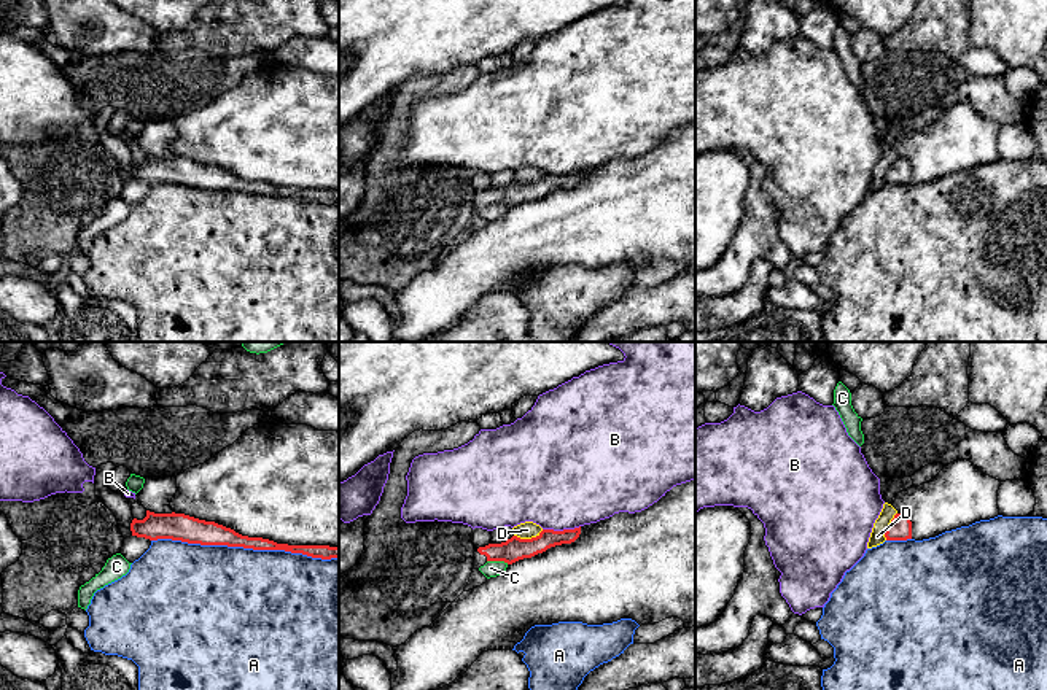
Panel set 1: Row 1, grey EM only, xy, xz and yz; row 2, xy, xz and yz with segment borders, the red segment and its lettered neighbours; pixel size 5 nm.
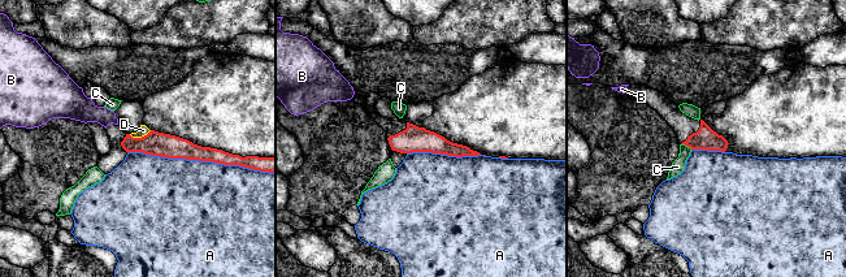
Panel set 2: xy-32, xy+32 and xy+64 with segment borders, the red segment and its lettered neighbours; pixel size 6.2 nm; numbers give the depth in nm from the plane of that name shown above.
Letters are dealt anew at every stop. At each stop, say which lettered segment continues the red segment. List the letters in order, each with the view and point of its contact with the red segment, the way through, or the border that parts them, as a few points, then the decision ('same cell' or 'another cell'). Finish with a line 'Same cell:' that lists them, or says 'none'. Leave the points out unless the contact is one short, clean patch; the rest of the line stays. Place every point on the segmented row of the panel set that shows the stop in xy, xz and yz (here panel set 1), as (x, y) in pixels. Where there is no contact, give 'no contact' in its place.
A: contact xy (245, 547); another cell
B: contact xz (560, 531); another cell
C: contact xz (498, 560); border xz (487, 560), (503, 560), (508, 563); another cell
D: contact xz (529, 539); border xz (543, 530), (530, 538), (514, 536); another cell
Same cell: none

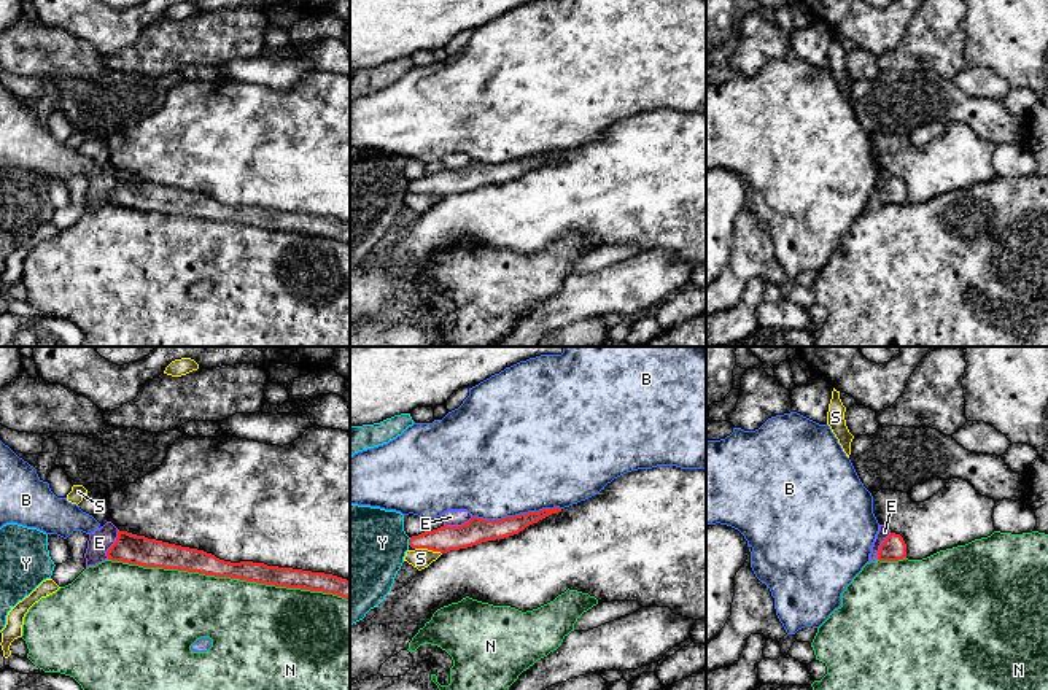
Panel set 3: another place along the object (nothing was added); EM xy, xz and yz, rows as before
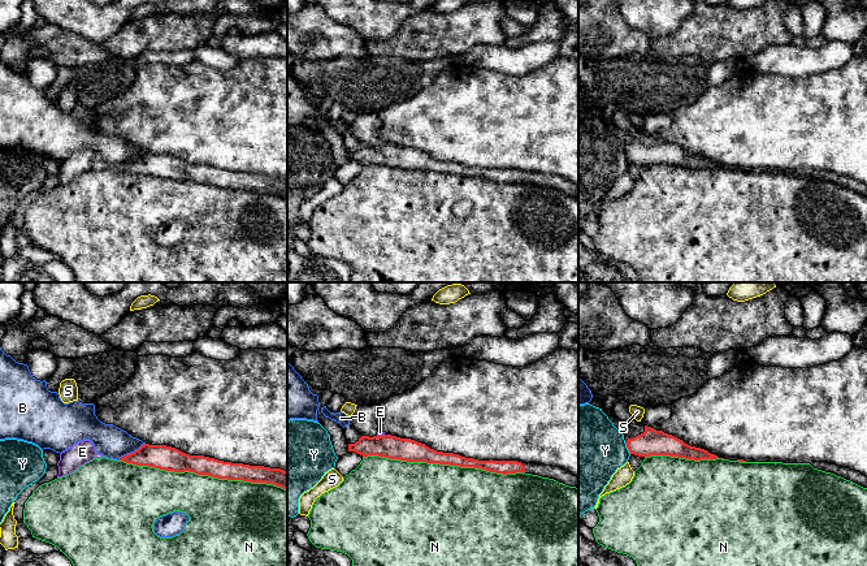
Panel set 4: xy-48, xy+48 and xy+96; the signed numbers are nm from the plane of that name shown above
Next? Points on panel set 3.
B: contact xz (516, 515); another cell
E: contact xy (113, 544); border xy (118, 530), (116, 541), (108, 549), (107, 558); another cell
N: contact xy (229, 576); another cell
S: contact xz (428, 549); border xz (415, 547), (441, 554); another cell
Y: contact xz (409, 541); border xz (411, 538), (407, 544); another cell
Same cell: none

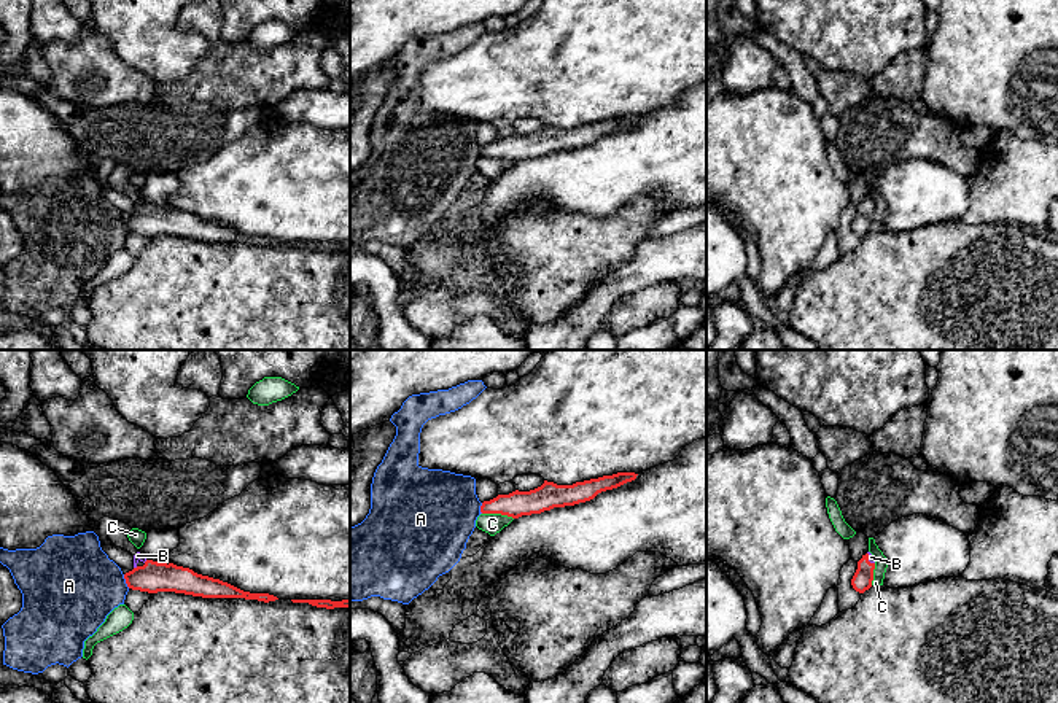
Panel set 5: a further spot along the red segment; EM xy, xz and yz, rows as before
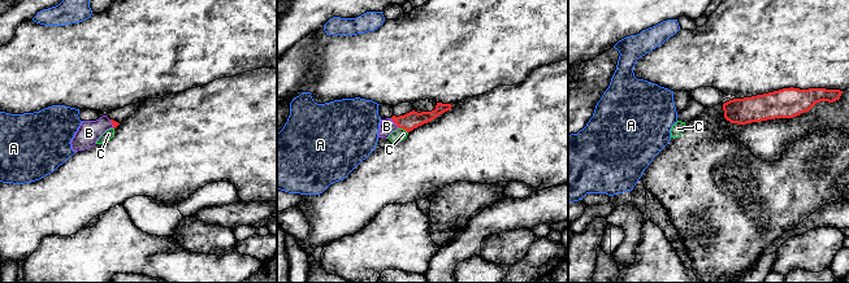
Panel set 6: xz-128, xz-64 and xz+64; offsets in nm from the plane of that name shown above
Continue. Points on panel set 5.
A: contact xy (126, 581); border xy (123, 574), (129, 587); another cell
B: contact yz (867, 559); way yz (863, 578), (867, 559), (871, 557); same cell
C: contact xz (498, 512); border xz (482, 512), (500, 512), (513, 519); another cell
Same cell: B

